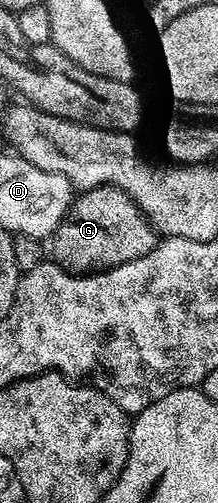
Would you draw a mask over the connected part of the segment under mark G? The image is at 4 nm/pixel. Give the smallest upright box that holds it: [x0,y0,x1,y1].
[49,185,156,275]

